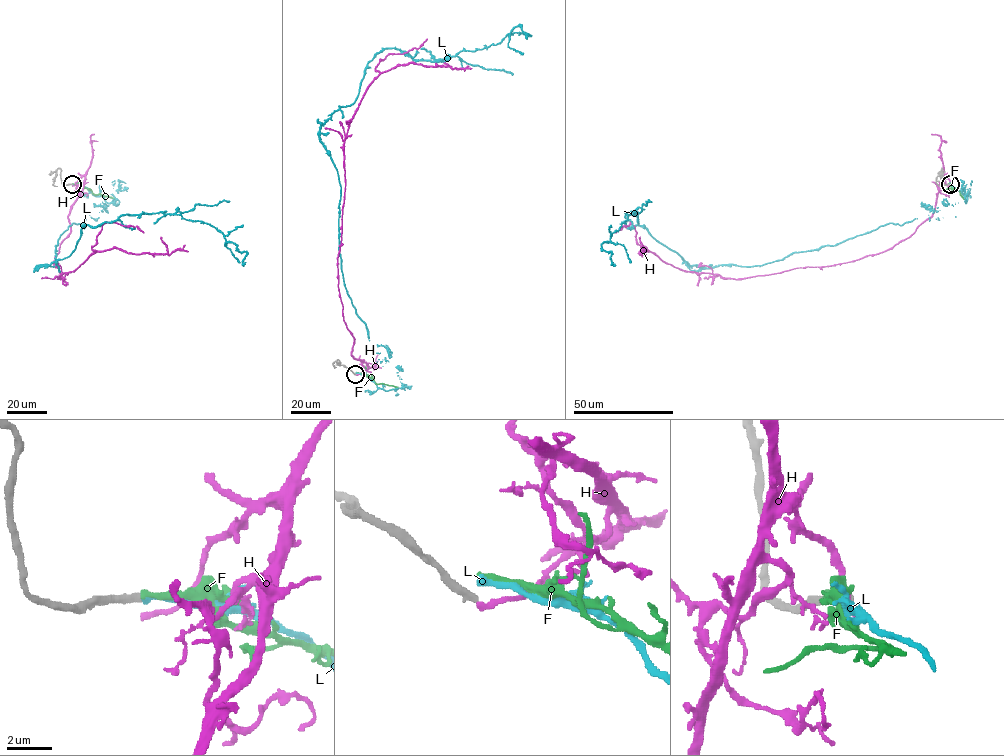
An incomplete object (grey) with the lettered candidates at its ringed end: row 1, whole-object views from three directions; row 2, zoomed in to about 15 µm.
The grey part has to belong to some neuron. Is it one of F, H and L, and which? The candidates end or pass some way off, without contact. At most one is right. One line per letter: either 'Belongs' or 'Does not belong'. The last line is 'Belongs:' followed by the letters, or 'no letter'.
F: Does not belong
H: Does not belong
L: Does not belong
Belongs: no letter

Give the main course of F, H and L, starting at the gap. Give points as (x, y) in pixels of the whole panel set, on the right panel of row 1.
F: (949, 183), (965, 199)
H: (951, 185), (945, 175), (933, 215), (905, 239), (835, 264), (722, 278), (685, 272), (644, 251)
L: (949, 184), (965, 203), (756, 266), (690, 265), (627, 226), (635, 212), (601, 244), (615, 266)

